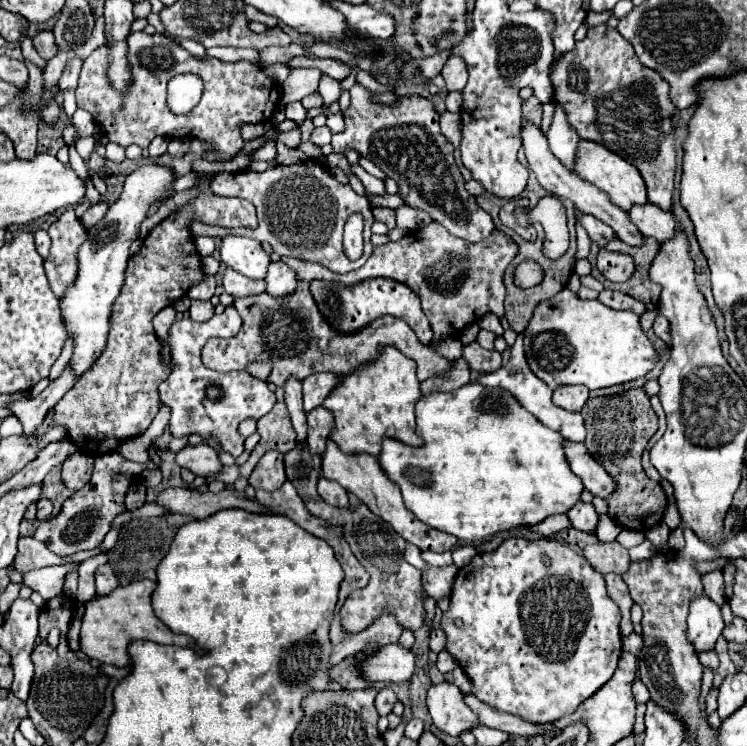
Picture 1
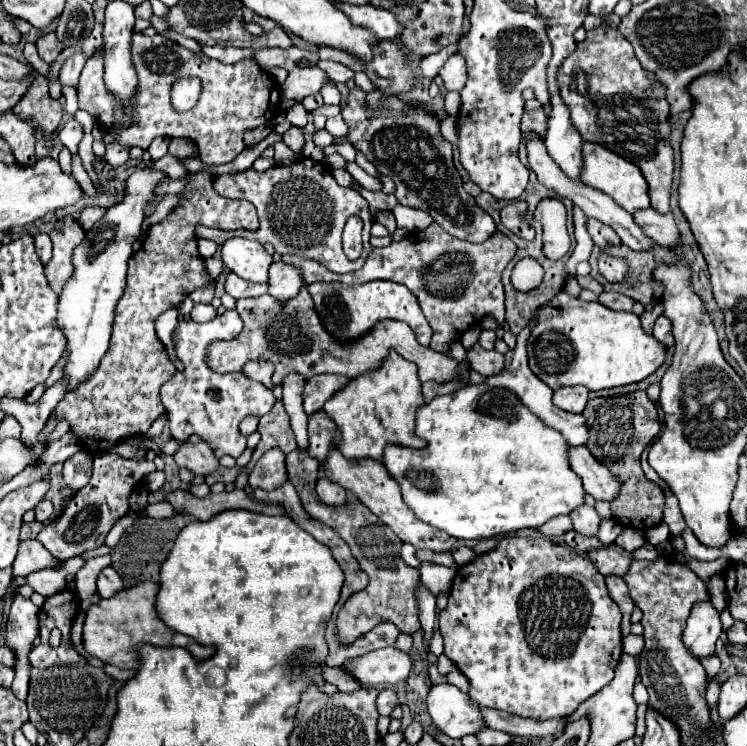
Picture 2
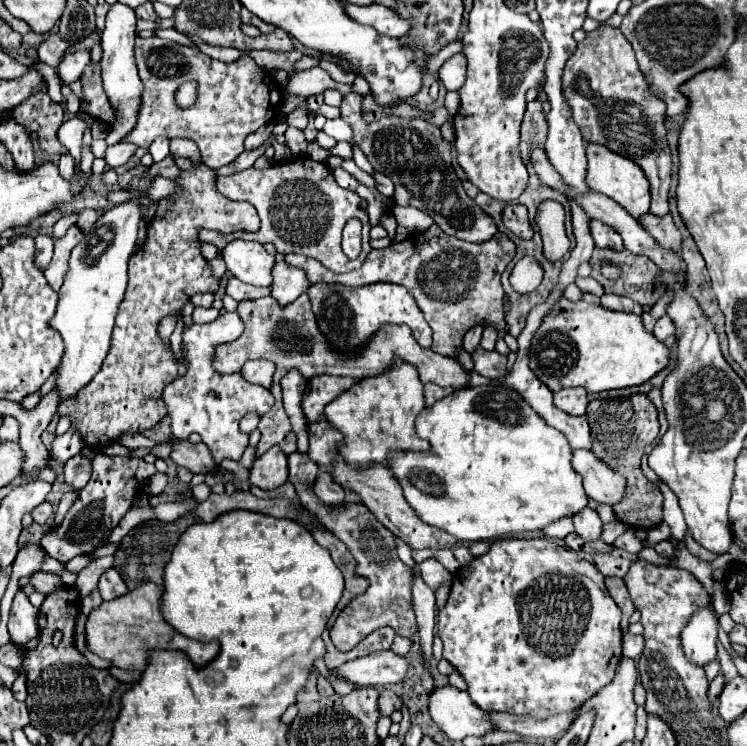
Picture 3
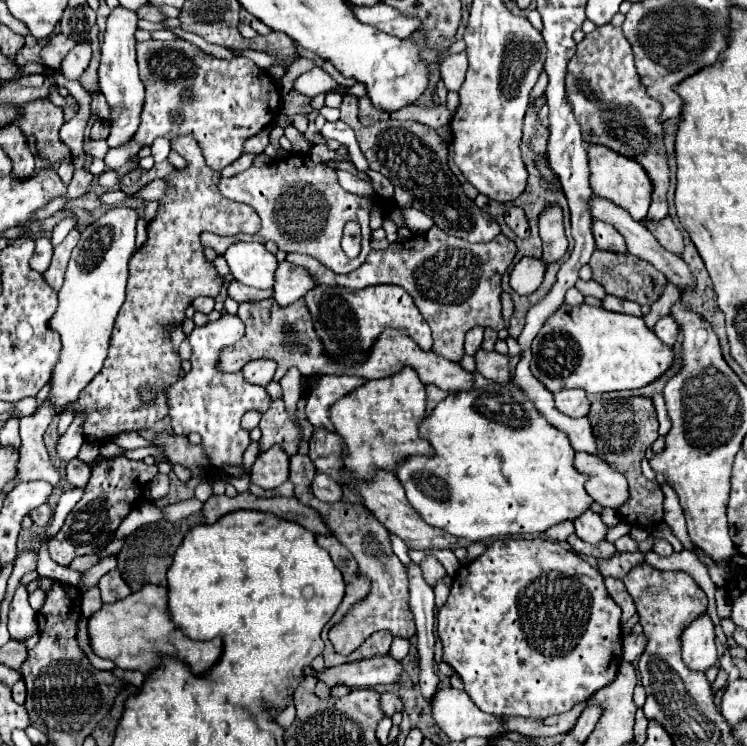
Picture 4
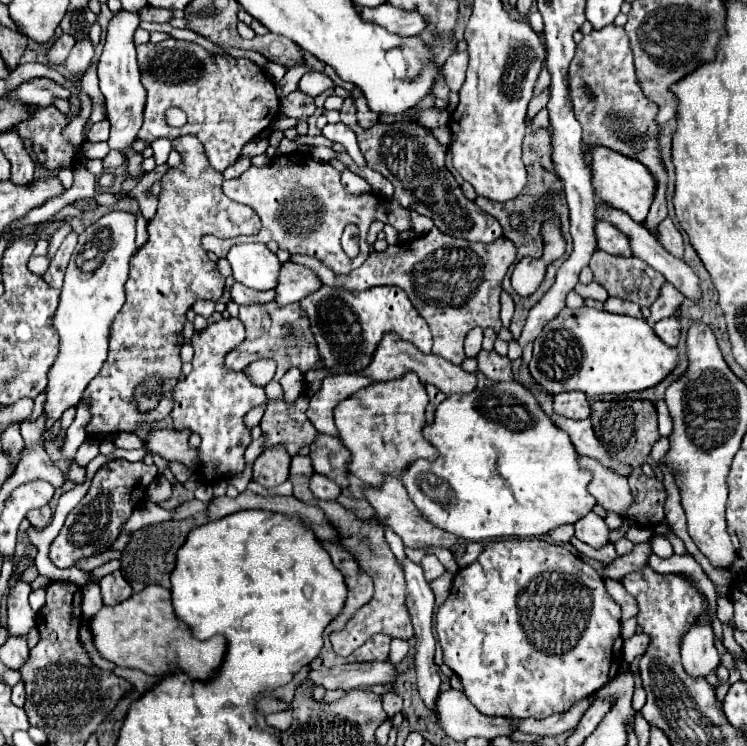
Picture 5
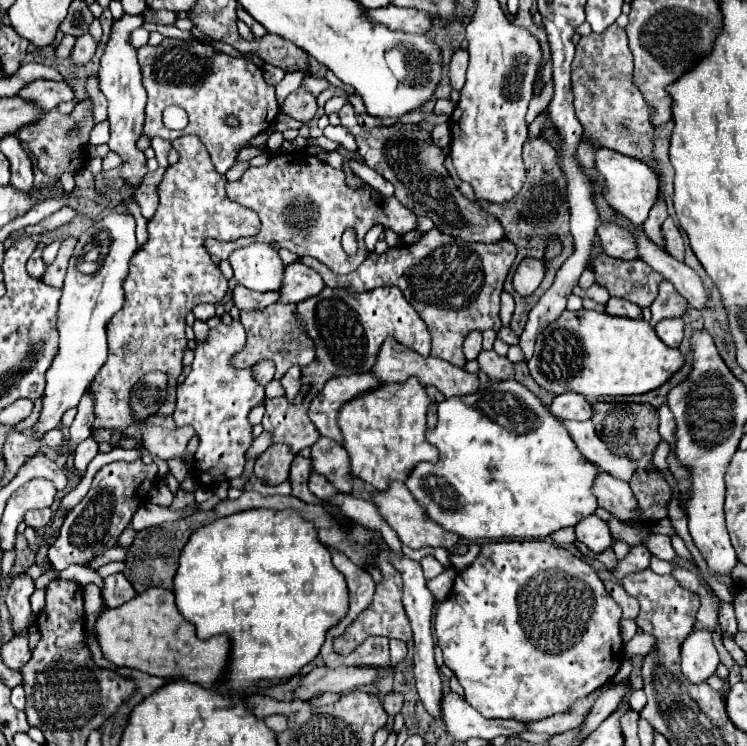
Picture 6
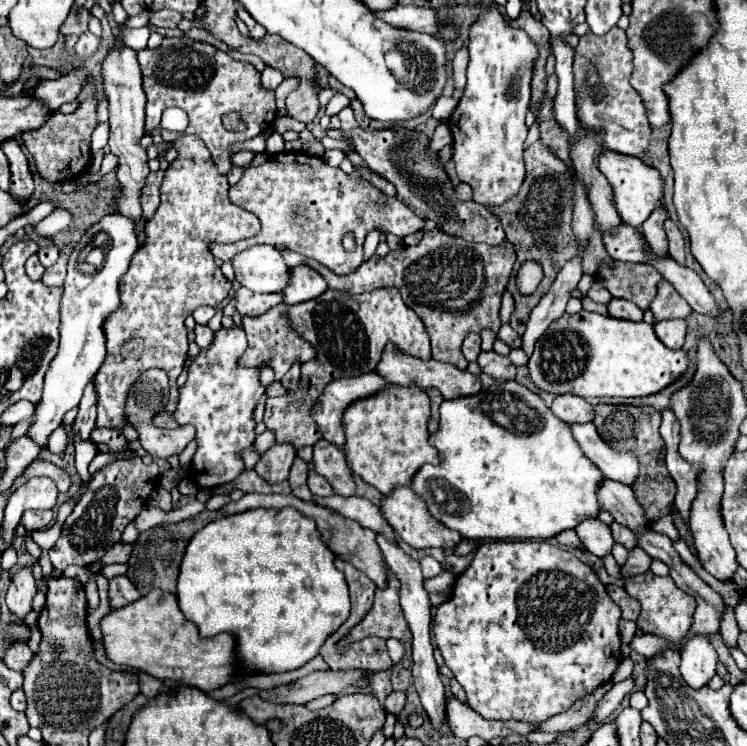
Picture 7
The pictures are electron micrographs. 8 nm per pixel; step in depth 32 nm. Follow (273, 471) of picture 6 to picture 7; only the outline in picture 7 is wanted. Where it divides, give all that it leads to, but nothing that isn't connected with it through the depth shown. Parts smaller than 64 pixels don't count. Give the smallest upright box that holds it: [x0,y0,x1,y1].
[254,444,296,484]

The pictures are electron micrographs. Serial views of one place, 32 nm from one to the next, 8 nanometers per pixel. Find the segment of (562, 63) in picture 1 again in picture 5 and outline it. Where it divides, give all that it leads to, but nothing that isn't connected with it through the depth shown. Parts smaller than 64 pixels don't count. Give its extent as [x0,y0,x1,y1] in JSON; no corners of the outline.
[568,24,668,232]

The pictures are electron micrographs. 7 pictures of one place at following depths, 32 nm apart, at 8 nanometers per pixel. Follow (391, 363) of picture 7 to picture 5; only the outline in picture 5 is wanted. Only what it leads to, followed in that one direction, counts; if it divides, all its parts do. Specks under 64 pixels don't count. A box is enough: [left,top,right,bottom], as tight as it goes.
[360,332,476,394]

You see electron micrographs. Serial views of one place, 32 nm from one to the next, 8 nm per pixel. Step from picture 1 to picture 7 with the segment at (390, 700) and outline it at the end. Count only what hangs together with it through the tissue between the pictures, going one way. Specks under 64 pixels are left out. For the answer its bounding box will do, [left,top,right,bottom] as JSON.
[384,692,406,714]

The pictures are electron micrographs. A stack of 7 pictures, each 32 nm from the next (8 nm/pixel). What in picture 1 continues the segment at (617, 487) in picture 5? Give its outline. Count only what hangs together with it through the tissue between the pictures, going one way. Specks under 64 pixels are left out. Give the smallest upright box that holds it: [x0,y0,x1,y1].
[564,440,614,498]

